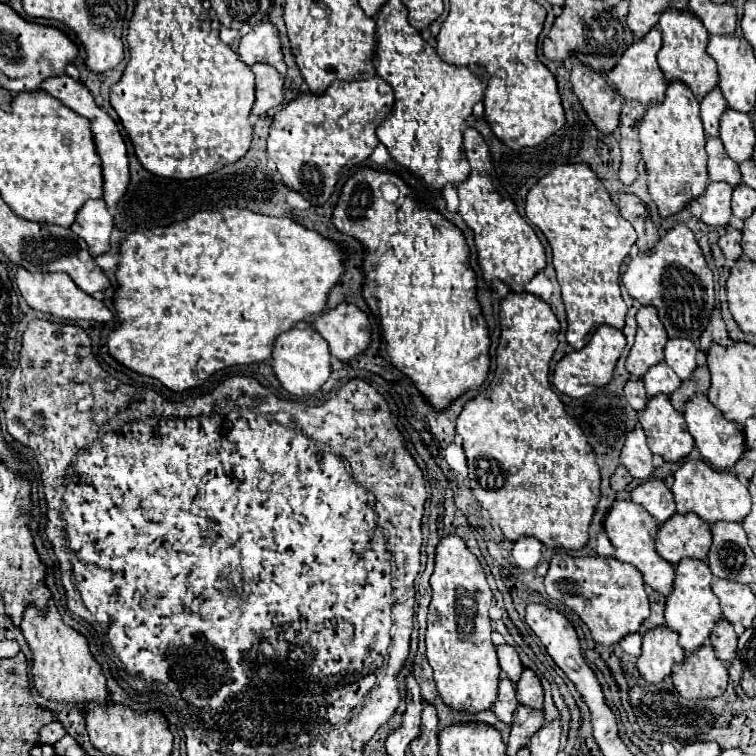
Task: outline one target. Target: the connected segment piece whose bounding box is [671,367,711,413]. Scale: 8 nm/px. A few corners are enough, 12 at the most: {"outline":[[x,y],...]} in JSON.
{"outline":[[707,367],[681,383],[671,395],[671,405],[685,411],[685,403],[695,393],[707,393],[711,375]]}

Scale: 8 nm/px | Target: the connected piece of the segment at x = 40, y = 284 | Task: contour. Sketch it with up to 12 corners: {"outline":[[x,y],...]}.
{"outline":[[17,267],[29,307],[59,319],[105,323],[113,313],[67,273]]}

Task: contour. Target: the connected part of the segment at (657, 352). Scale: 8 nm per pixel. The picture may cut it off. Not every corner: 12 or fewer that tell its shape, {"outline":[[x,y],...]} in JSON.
{"outline":[[655,309],[637,313],[635,345],[625,361],[641,379],[663,361],[667,333]]}

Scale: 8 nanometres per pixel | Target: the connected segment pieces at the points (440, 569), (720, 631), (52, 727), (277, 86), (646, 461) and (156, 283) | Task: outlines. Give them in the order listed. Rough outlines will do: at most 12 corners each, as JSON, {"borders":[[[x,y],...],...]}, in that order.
{"borders":[[[461,537],[437,545],[425,643],[439,697],[495,703],[493,593]],[[727,619],[711,631],[715,655],[727,665],[737,657],[737,633]],[[57,721],[41,729],[39,745],[53,745],[65,735]],[[267,63],[255,73],[253,113],[263,115],[285,99],[285,75]],[[641,427],[627,435],[621,465],[639,481],[653,473]],[[224,207],[119,241],[115,361],[171,391],[331,375],[343,251]]]}

